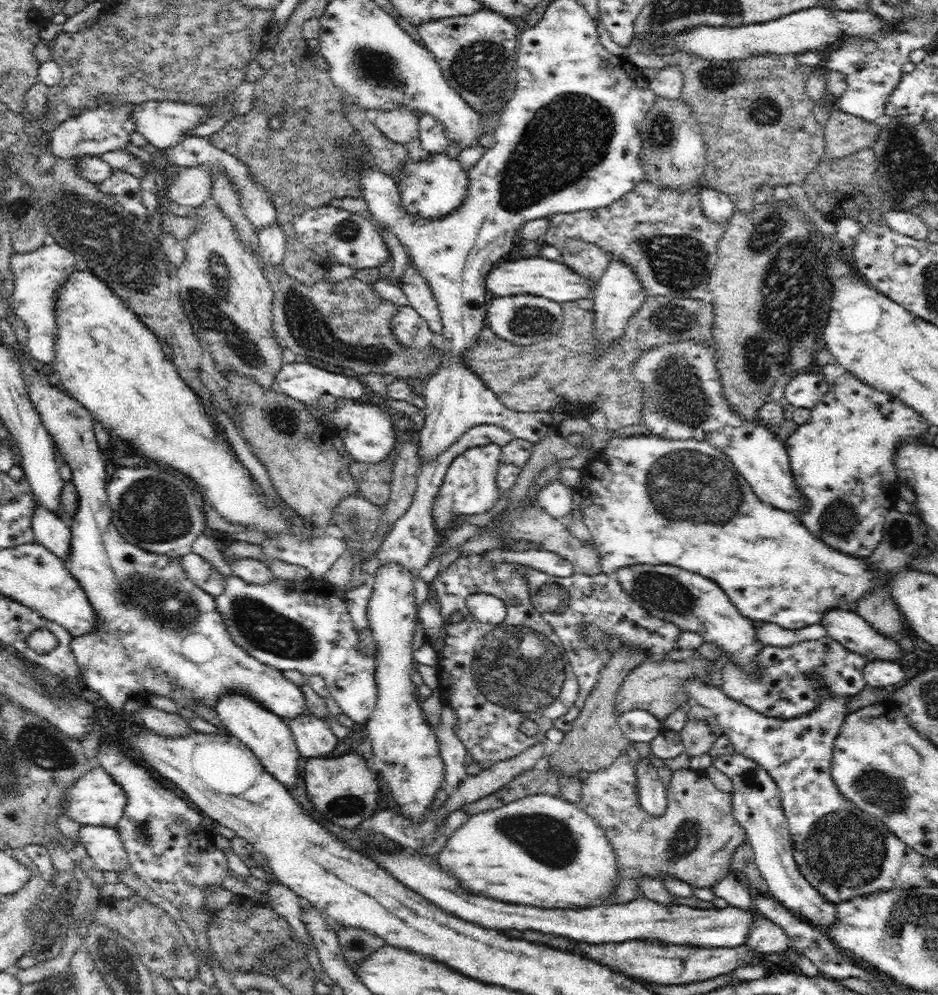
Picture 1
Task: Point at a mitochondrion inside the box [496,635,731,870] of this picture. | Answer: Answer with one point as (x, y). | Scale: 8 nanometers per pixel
(685, 839)

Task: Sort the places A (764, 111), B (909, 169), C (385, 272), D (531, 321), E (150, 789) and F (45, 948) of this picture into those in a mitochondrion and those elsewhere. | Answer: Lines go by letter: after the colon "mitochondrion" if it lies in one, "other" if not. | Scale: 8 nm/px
A: mitochondrion
B: mitochondrion
C: other
D: mitochondrion
E: other
F: other

